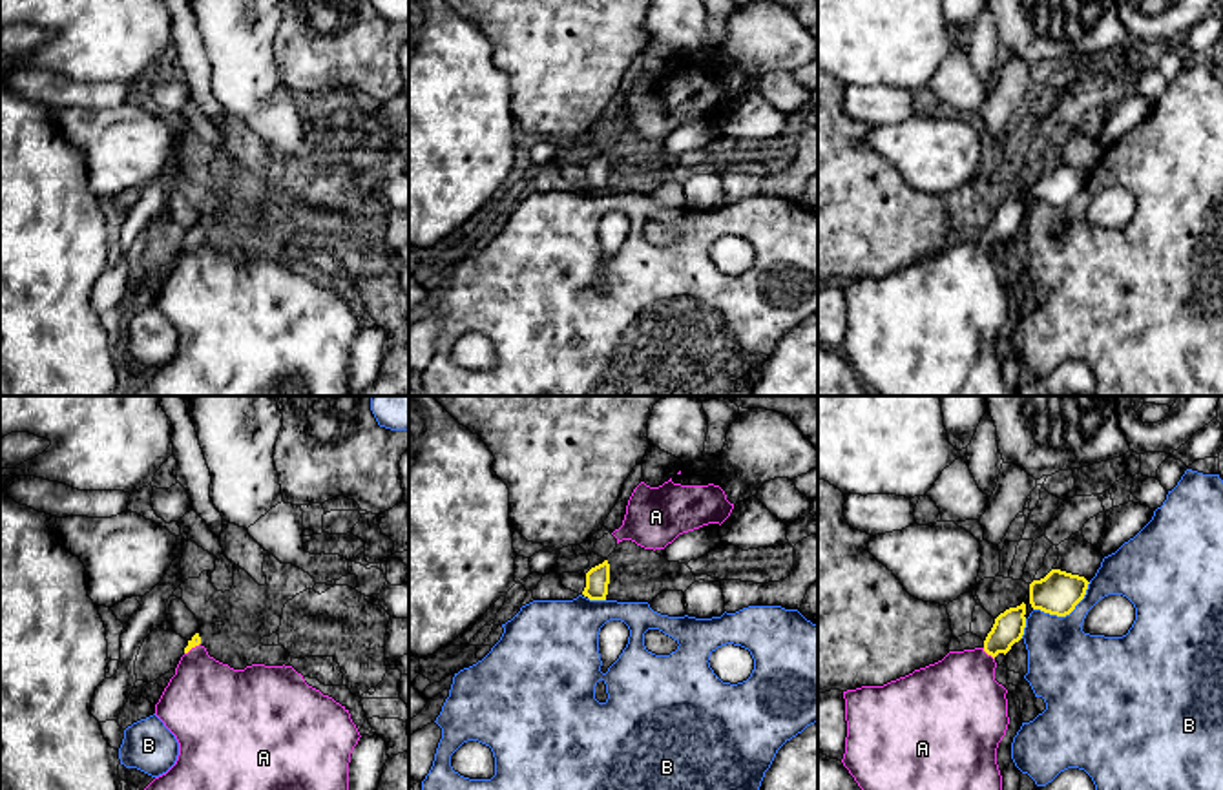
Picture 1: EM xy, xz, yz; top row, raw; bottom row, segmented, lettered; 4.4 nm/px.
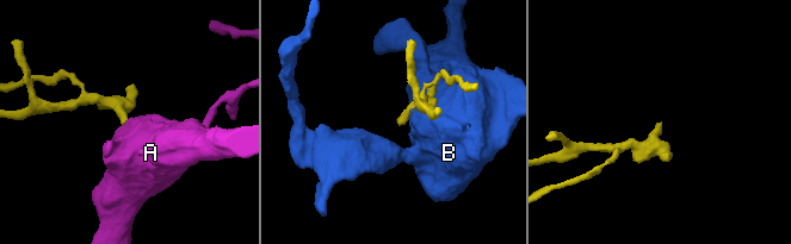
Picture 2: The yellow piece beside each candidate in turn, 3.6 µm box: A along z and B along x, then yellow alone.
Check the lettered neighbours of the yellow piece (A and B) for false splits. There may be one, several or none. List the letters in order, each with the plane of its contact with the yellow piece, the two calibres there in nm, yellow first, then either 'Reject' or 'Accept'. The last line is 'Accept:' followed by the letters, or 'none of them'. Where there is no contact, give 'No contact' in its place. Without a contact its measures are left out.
A: Touches yellow in yz. Thickness 140 nm (yellow) against 380 nm. Accept
B: Touches yellow in yz. Thickness 190 nm (yellow) against 360 nm. Reject
Accept: A

